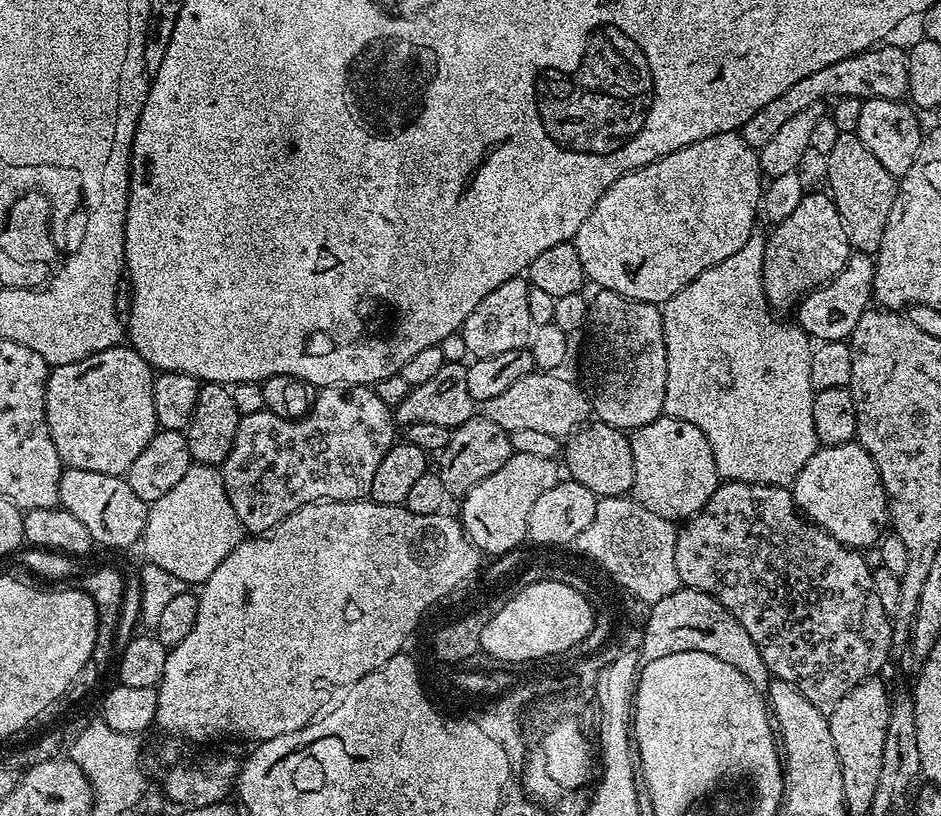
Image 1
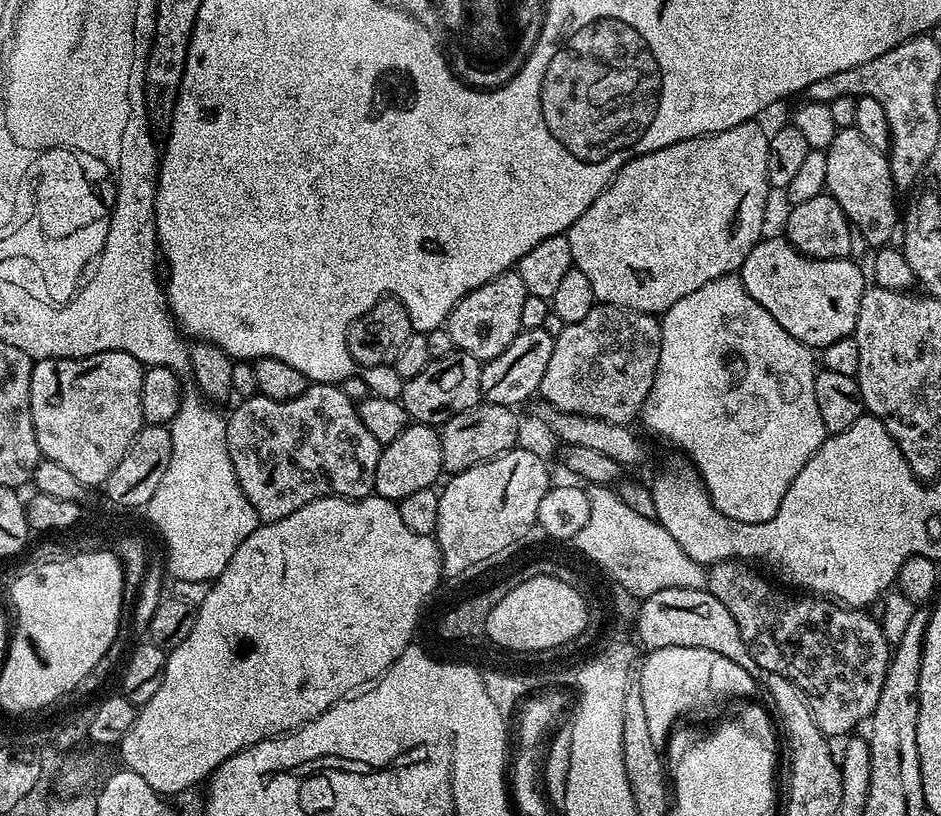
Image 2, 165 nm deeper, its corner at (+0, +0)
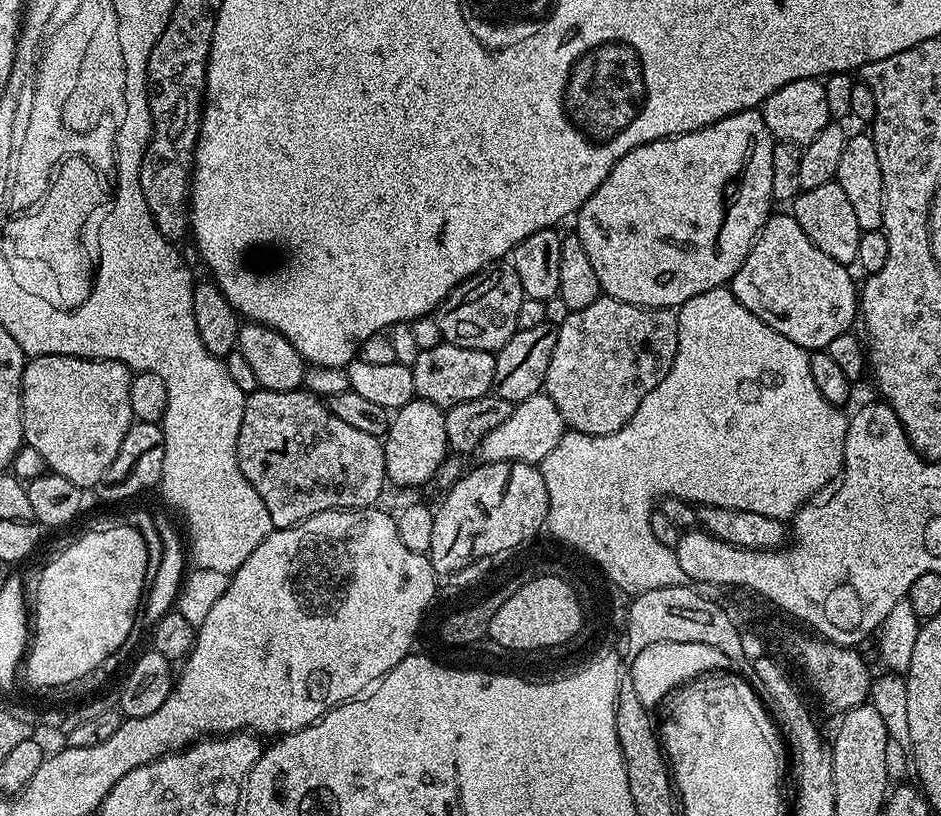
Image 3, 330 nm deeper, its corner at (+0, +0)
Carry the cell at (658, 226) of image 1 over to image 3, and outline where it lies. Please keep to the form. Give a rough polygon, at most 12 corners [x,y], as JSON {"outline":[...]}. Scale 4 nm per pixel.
{"outline":[[763,111],[646,142],[574,220],[601,293],[725,287],[773,211]]}

